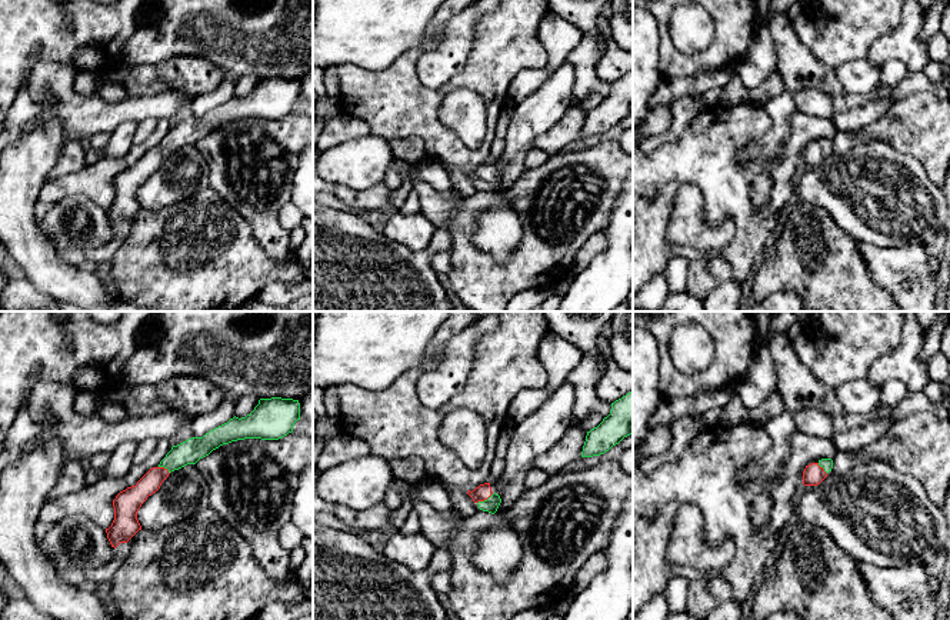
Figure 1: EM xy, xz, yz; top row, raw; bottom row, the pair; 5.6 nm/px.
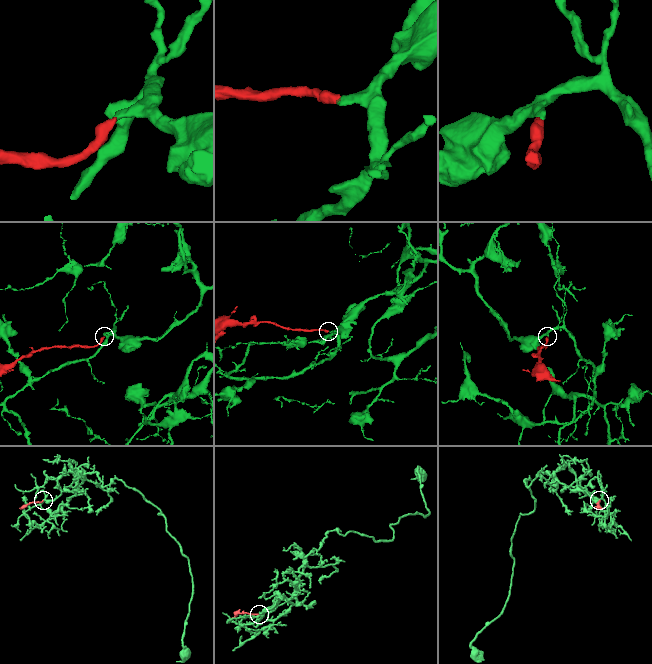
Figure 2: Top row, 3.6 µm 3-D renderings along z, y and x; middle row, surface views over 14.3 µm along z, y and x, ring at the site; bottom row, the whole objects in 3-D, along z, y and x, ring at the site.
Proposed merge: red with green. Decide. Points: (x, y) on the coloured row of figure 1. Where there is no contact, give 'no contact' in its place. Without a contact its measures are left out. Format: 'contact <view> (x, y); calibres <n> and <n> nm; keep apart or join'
contact xz (484, 499); calibres 90 and 80 nm; join

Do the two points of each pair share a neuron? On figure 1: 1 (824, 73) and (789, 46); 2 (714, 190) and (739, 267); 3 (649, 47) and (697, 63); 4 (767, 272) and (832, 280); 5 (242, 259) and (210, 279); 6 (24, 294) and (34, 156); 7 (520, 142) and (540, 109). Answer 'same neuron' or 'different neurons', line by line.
1: same neuron
2: same neuron
3: different neurons
4: same neuron
5: same neuron
6: different neurons
7: same neuron

